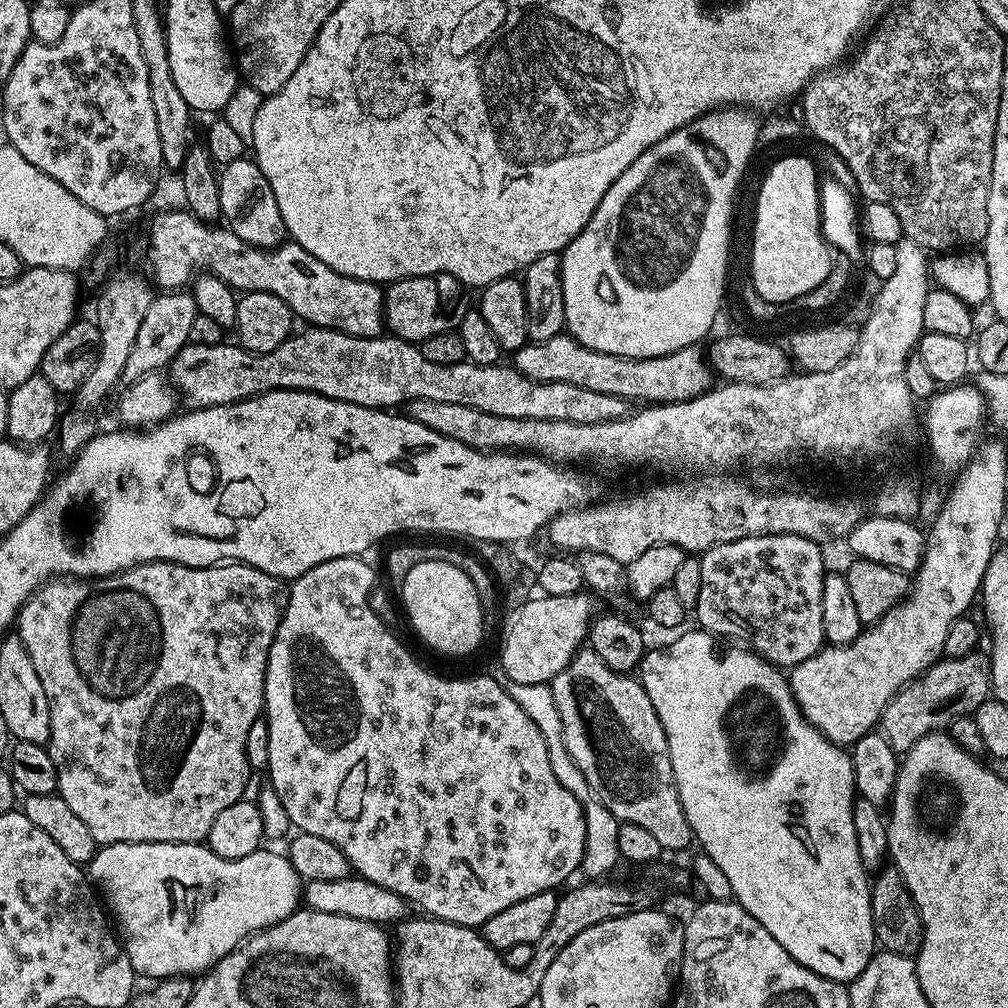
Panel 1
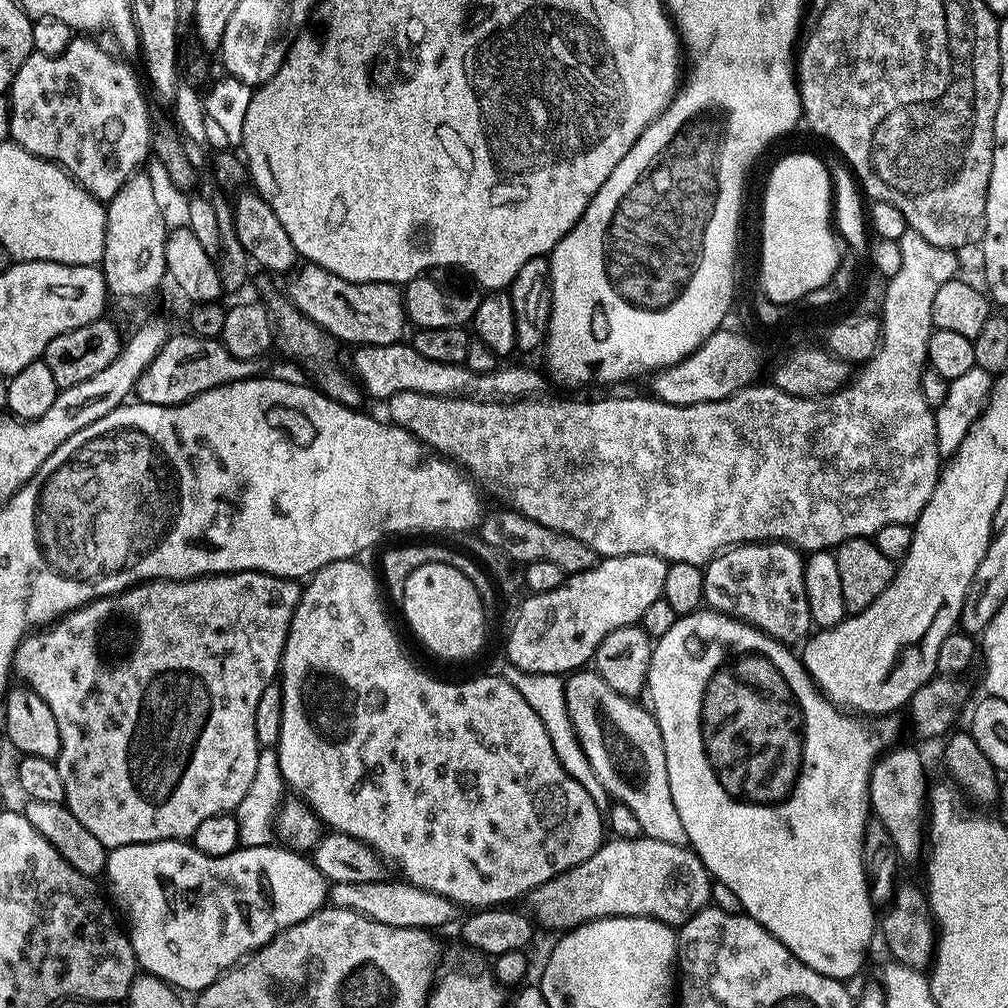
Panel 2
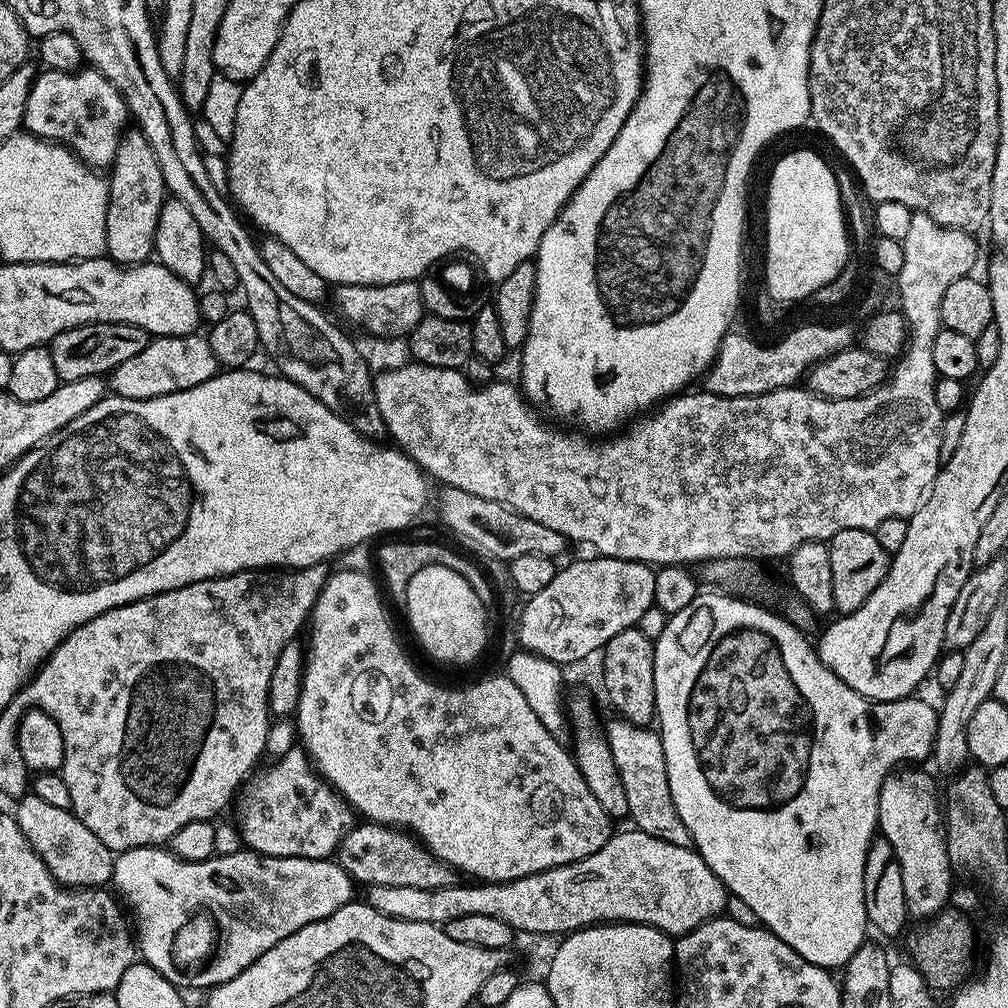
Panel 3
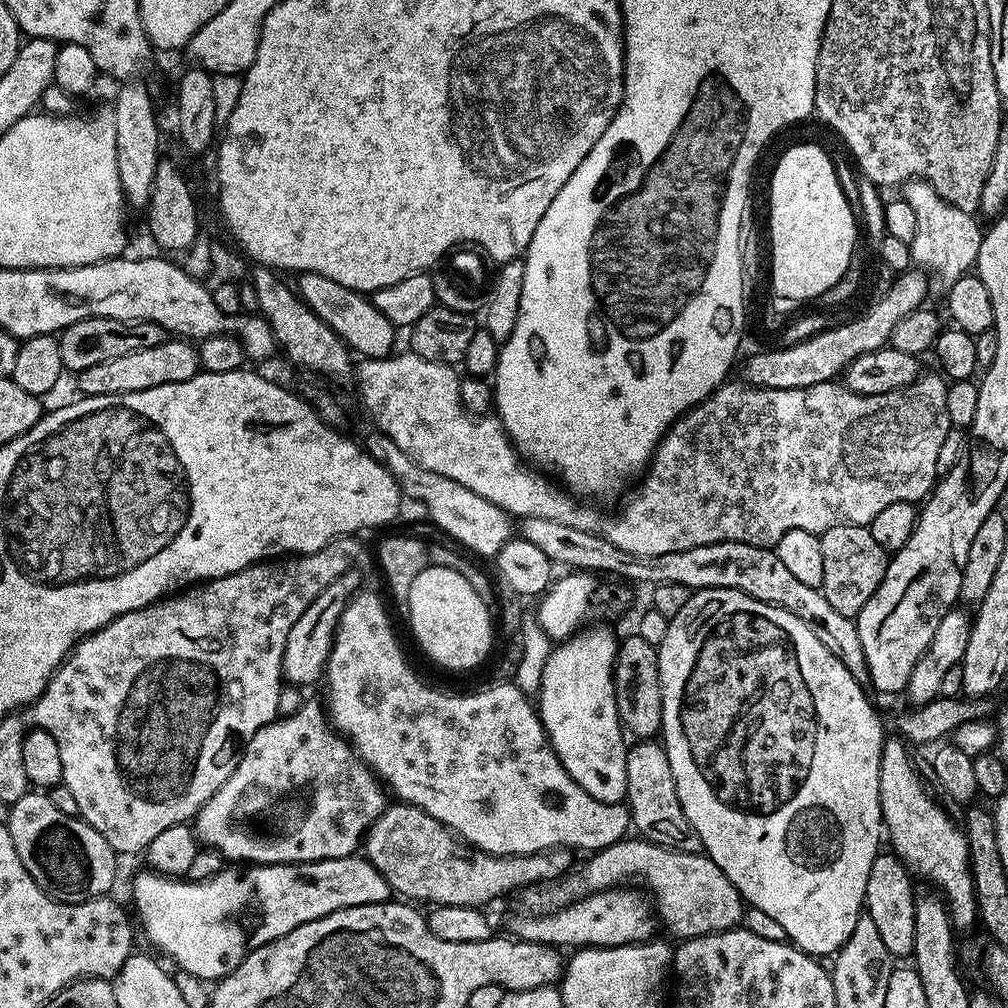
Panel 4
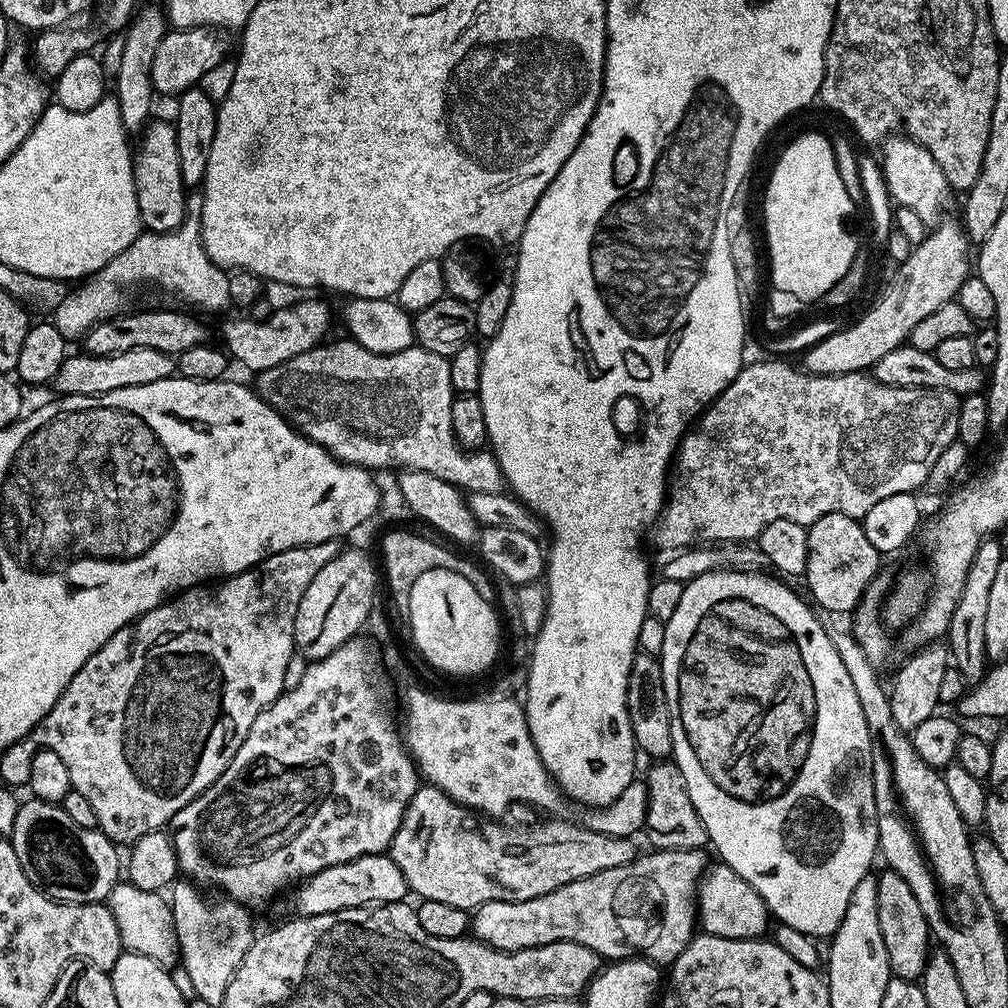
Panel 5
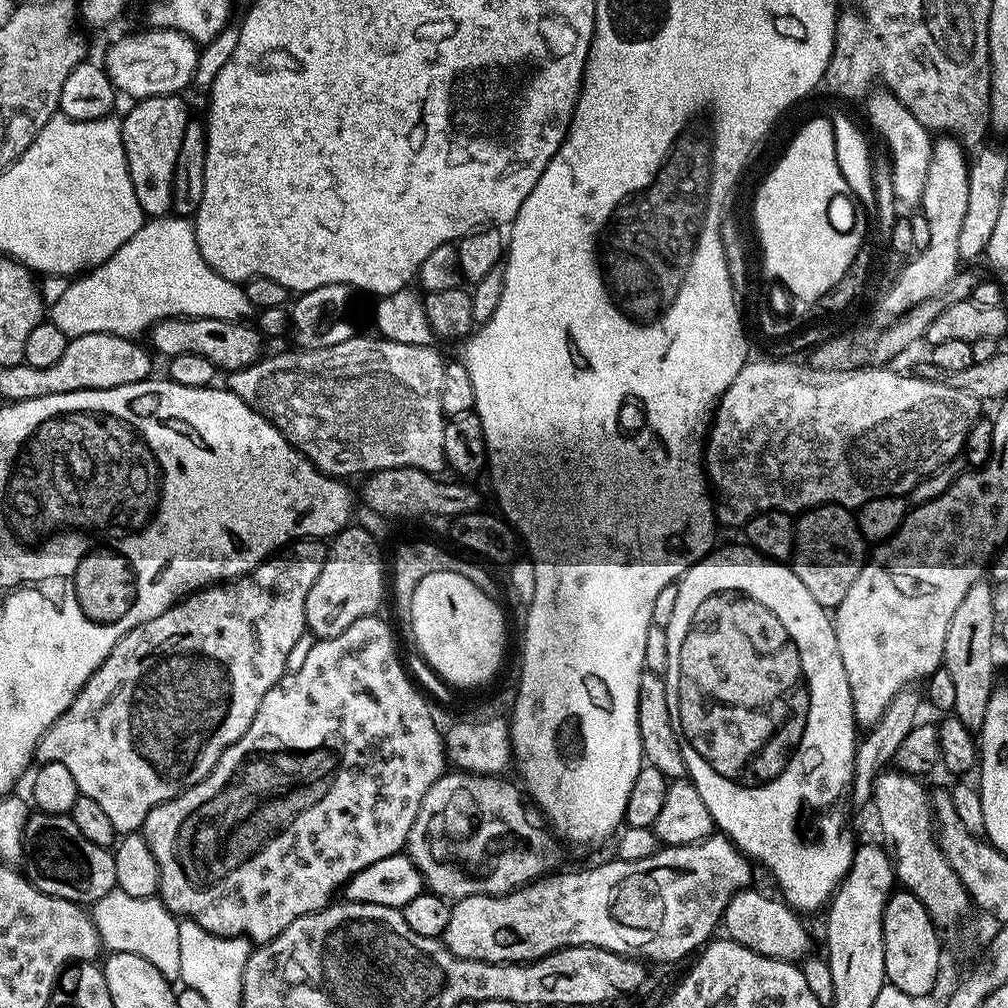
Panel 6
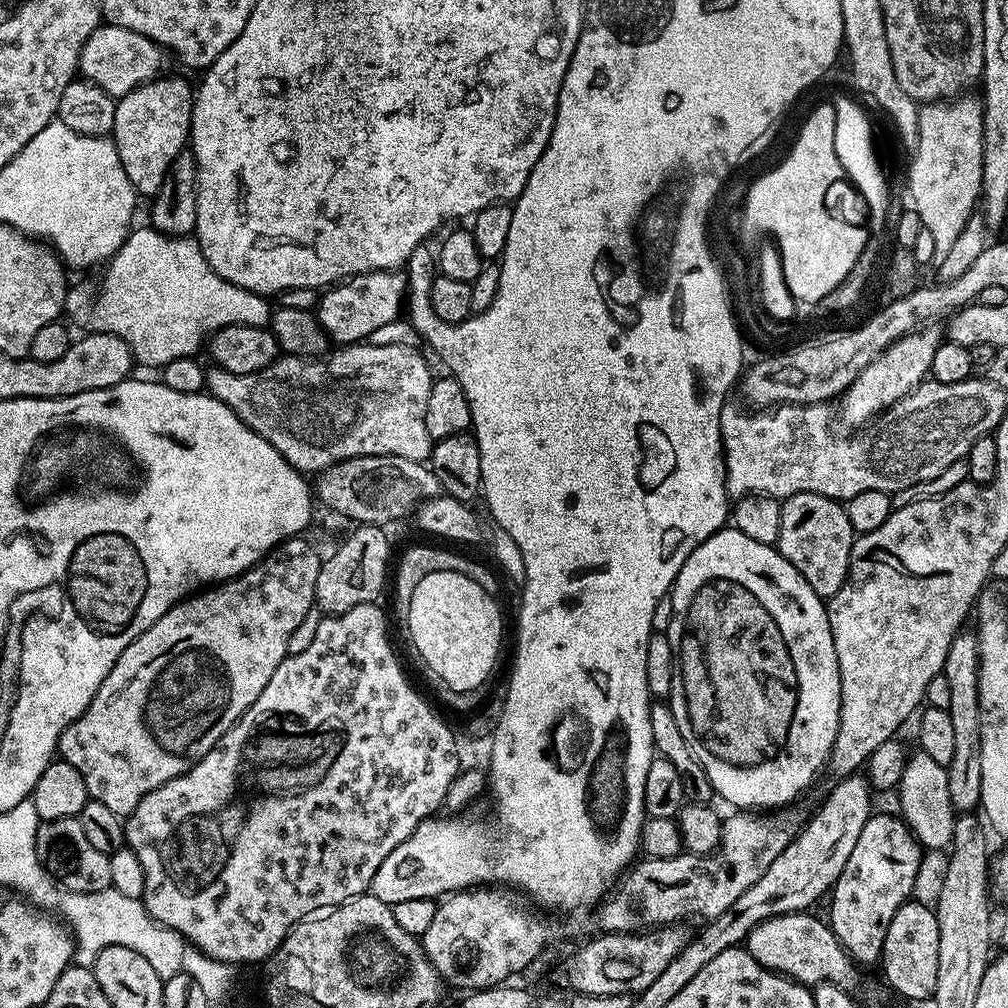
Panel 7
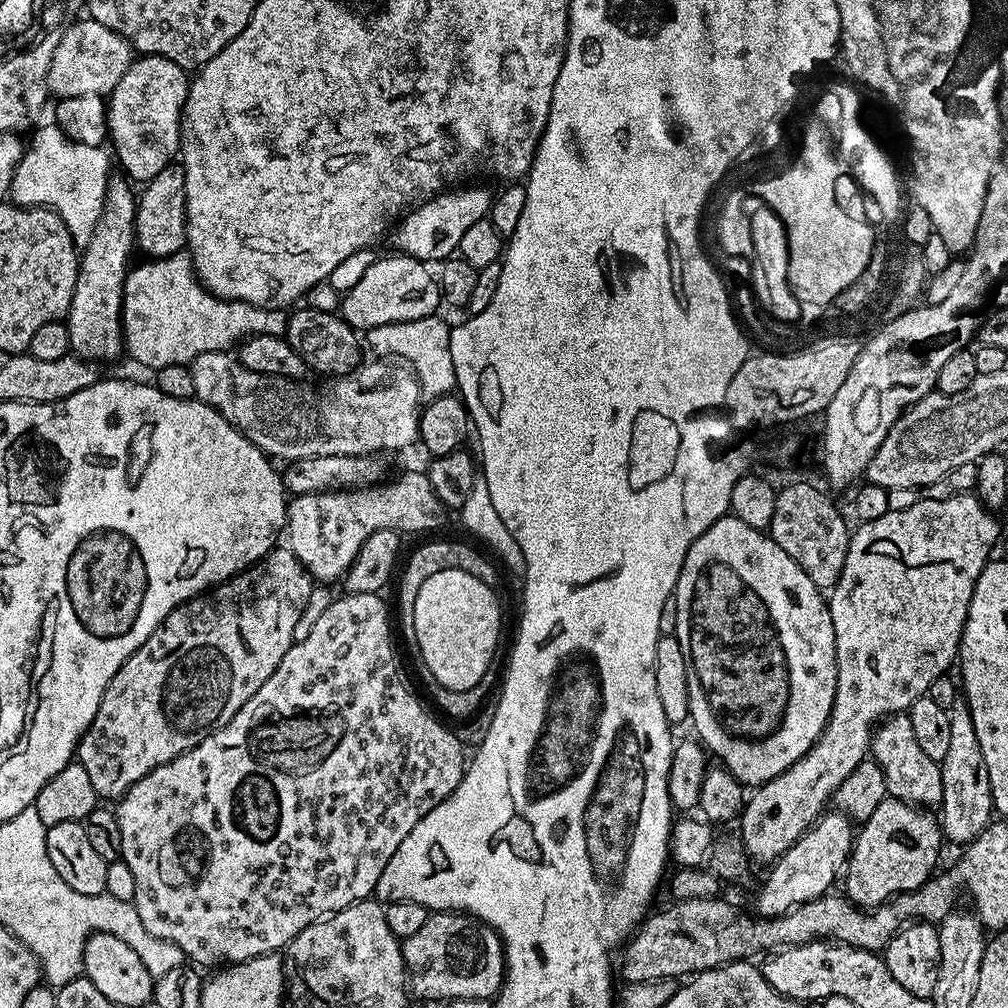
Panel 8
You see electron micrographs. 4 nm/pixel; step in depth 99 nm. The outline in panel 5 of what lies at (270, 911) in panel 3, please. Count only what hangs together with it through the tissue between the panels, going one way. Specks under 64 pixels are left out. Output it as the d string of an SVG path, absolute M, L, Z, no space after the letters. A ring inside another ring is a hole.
M391 855L363 856L338 866L330 866L318 874L309 876L295 889L296 912L301 916L317 916L347 908L366 908L377 904L395 904L409 895L398 866Z

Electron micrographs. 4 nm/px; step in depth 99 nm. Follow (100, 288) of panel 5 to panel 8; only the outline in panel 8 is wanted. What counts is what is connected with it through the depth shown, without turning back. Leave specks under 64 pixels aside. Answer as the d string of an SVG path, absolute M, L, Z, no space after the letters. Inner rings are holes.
M187 251L176 252L172 256L148 258L145 264L129 267L128 277L124 283L124 346L127 355L132 355L144 368L155 370L162 366L175 364L191 365L198 354L207 352L228 352L239 345L241 340L258 334L284 336L288 330L289 313L282 308L255 308L241 300L221 300L219 296L208 291L196 279L196 267L192 264Z

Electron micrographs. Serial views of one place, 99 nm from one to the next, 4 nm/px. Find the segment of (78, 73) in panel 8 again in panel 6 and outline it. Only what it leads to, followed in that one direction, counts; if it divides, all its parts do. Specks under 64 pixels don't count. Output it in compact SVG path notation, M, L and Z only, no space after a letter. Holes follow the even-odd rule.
M152 28L116 40L104 52L102 67L117 93L132 96L133 101L174 96L183 93L200 64L201 49L186 34L169 28Z

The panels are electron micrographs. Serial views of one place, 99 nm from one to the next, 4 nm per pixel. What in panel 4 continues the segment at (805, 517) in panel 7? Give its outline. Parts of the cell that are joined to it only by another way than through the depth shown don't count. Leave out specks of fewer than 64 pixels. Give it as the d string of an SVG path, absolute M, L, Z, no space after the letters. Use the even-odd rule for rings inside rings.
M835 524L830 530L819 533L822 546L822 586L827 602L839 614L855 618L870 602L874 590L882 582L888 569L889 553L878 542L874 542L871 527L863 524Z

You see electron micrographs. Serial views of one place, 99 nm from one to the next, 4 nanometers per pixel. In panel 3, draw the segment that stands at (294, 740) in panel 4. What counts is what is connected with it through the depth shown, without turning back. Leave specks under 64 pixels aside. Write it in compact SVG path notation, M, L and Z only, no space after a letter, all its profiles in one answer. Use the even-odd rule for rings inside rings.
M303 747L291 748L287 754L273 759L265 772L257 771L243 785L238 796L236 820L240 839L251 851L261 856L293 856L307 860L329 859L339 849L342 838L354 826L354 809L319 772Z

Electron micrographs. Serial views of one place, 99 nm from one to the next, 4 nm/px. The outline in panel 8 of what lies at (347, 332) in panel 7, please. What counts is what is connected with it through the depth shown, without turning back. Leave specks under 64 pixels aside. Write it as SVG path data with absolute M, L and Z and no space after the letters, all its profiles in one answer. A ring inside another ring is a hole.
M391 255L374 261L360 280L353 282L352 289L343 293L338 312L351 328L367 330L383 324L410 322L431 316L437 311L436 307L441 307L440 286L433 269L431 272L425 261L412 256Z

